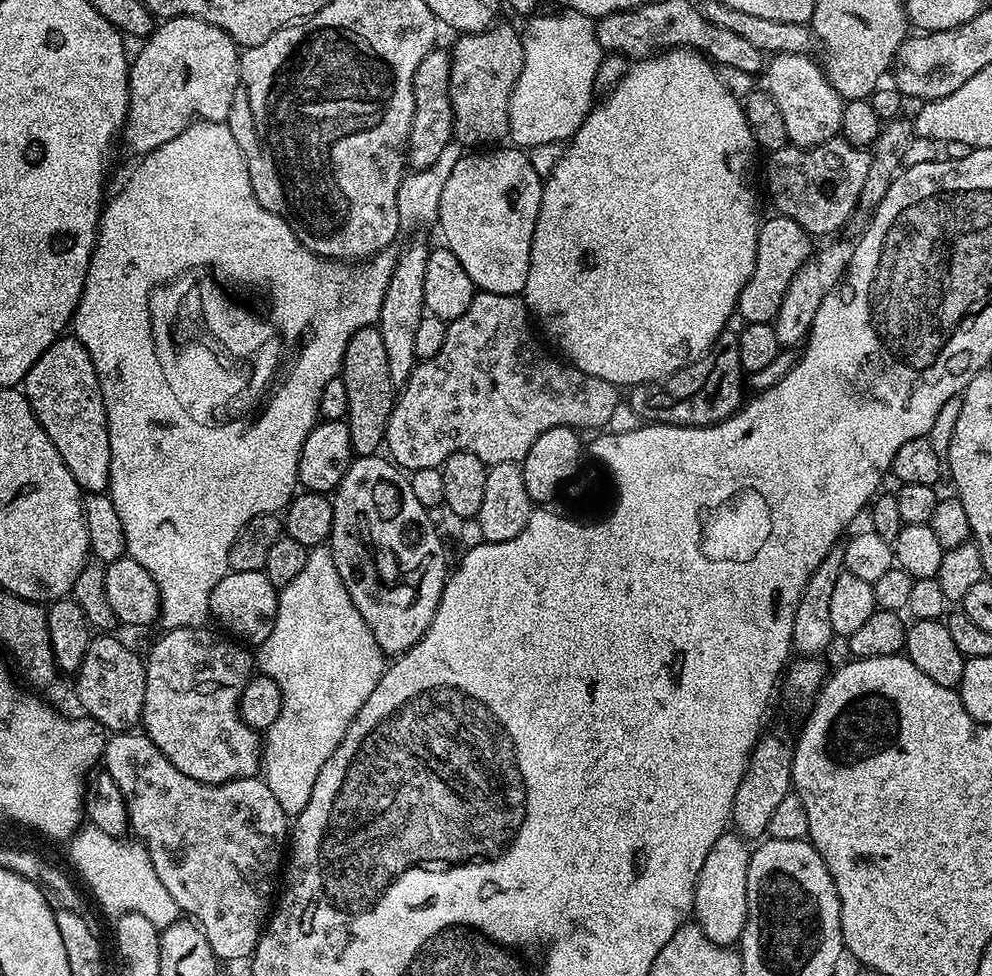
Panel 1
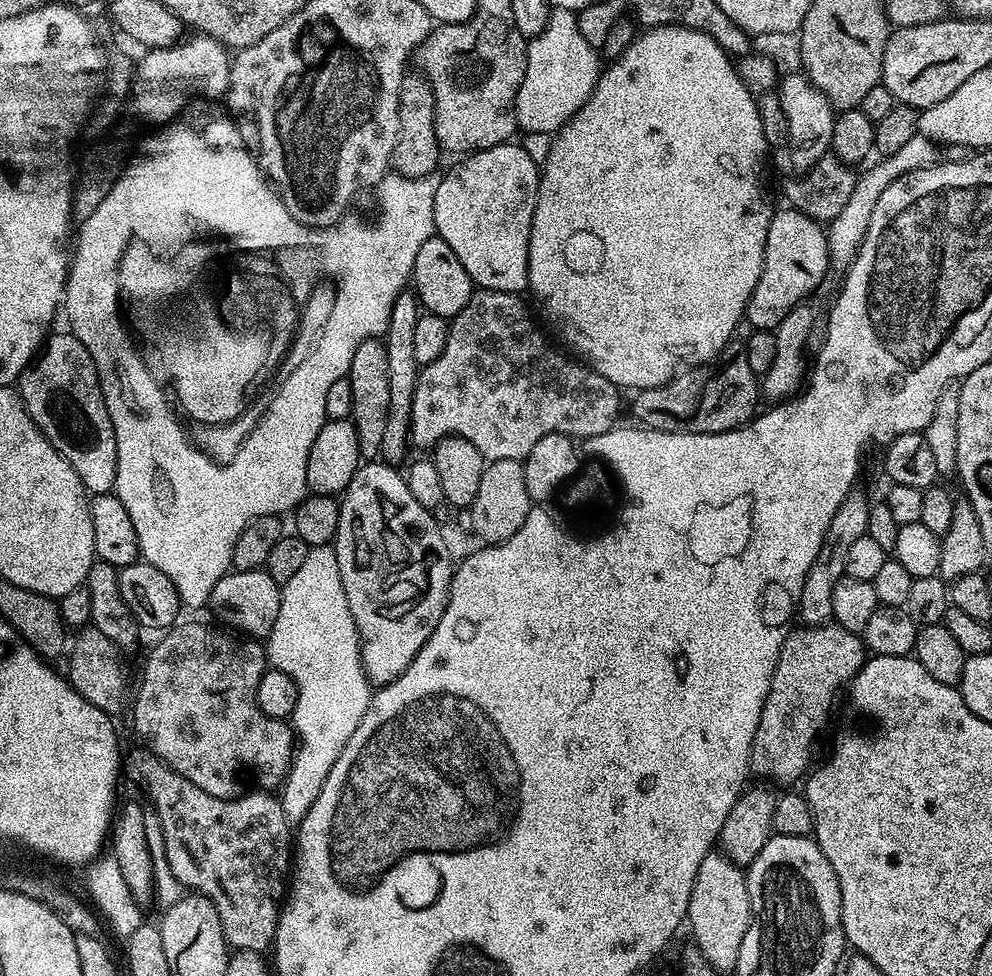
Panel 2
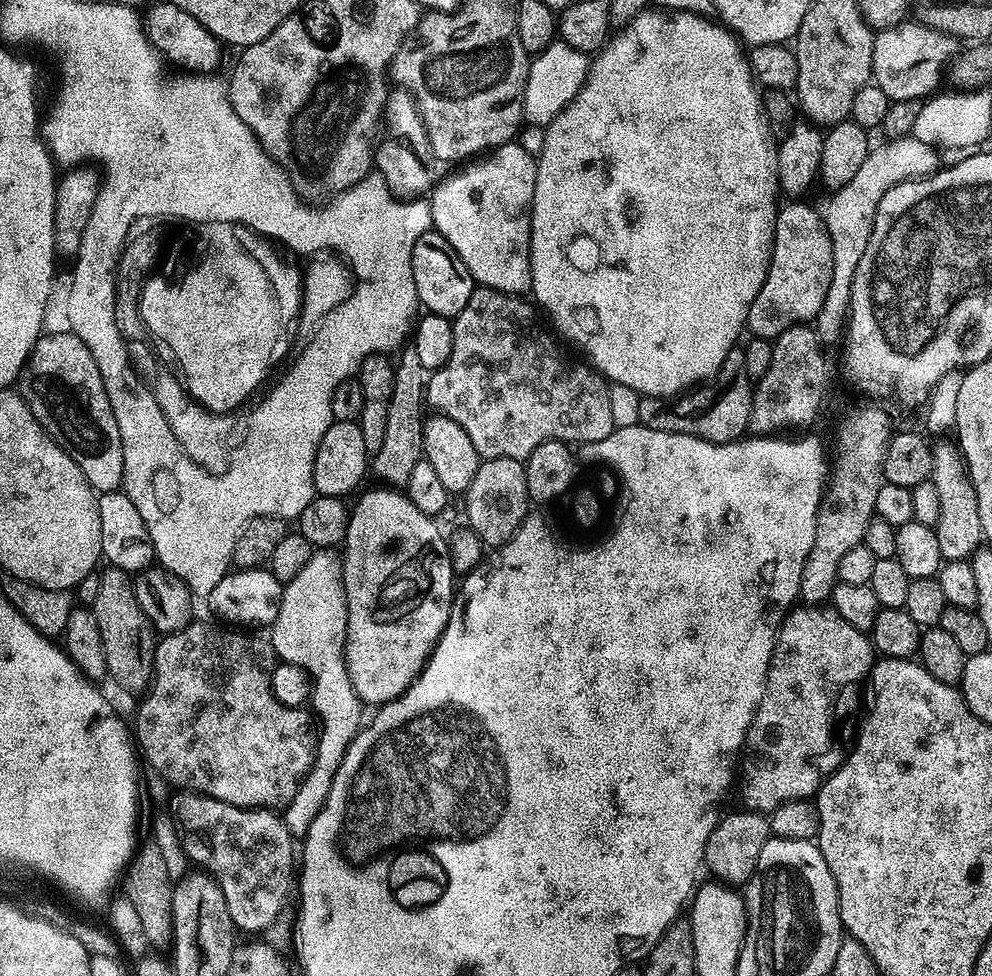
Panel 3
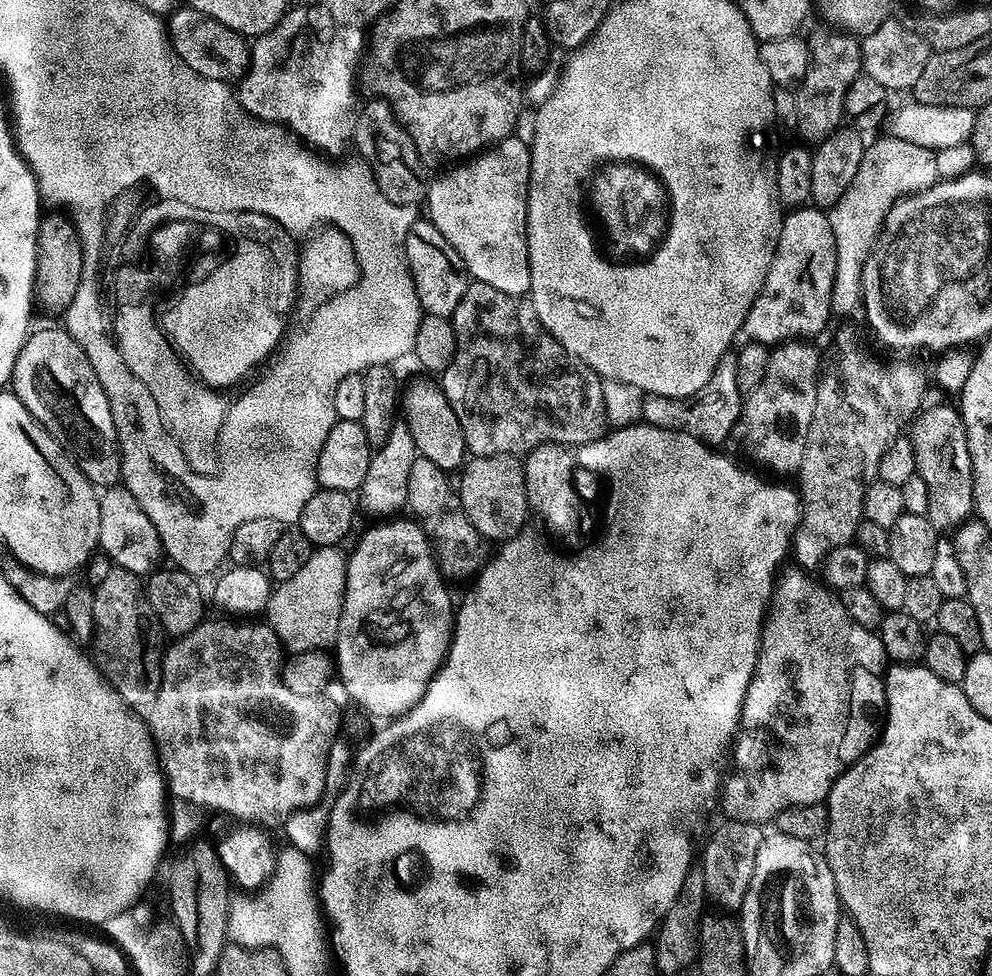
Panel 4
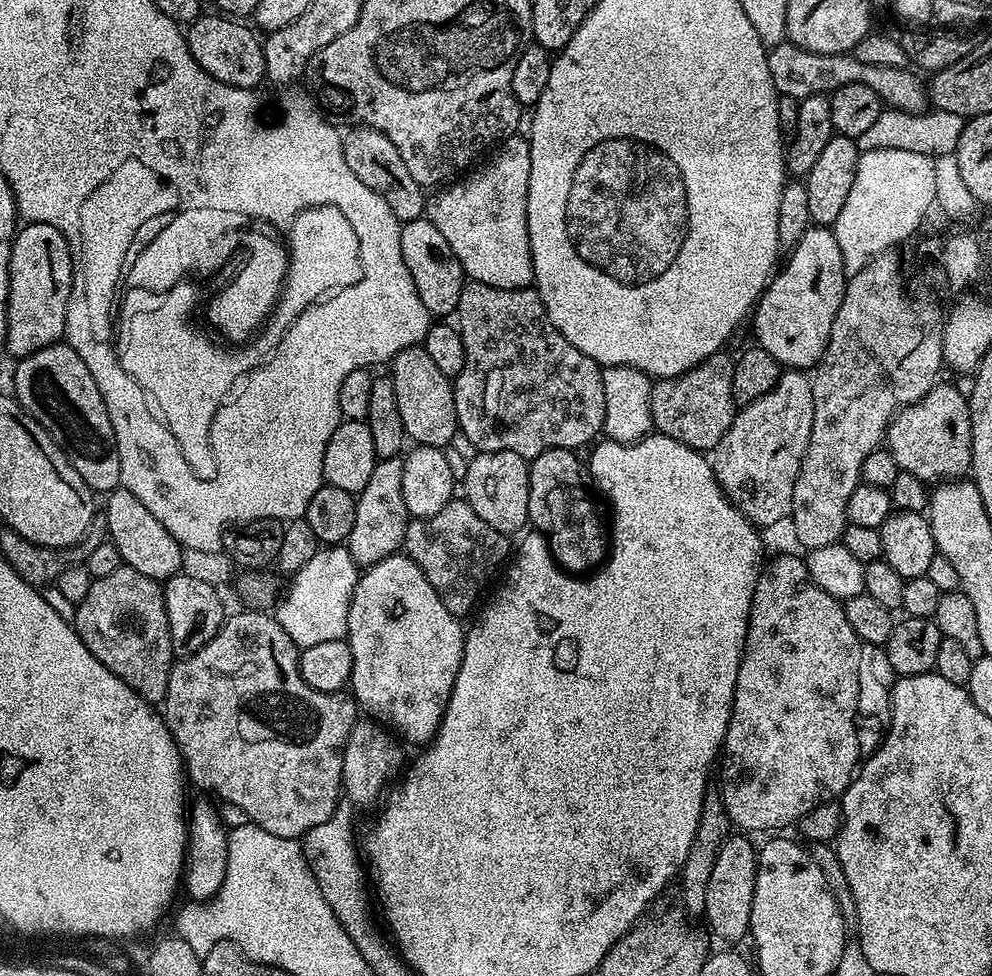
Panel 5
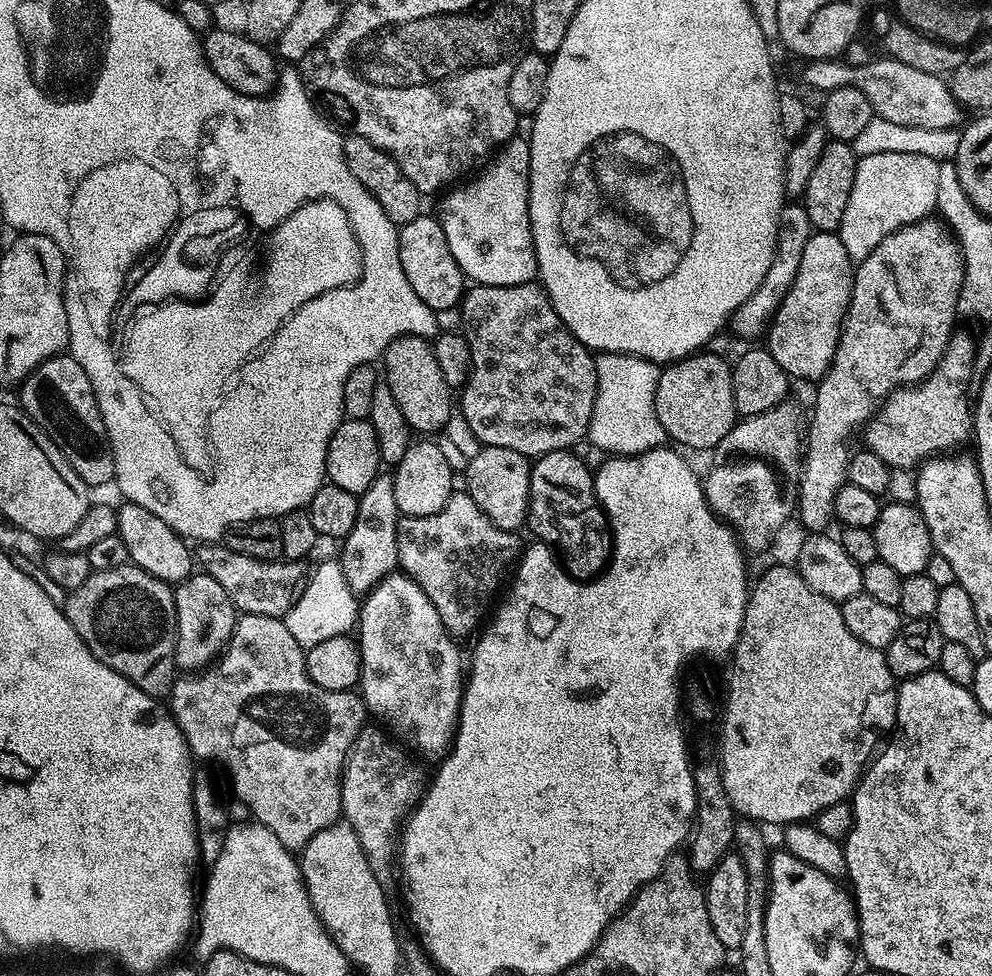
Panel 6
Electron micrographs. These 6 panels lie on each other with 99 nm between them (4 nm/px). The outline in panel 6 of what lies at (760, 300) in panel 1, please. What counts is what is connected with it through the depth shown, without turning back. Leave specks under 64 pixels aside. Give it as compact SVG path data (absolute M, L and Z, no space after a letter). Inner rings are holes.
M813 231L802 253L798 274L766 333L768 353L793 381L819 382L828 373L852 297L853 275L854 261L846 254L839 235Z

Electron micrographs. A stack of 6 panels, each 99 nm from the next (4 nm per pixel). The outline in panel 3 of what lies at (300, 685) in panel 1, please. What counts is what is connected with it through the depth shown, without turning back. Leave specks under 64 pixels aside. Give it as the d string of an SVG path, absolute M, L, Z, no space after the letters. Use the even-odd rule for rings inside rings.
M339 563L332 564L328 572L316 572L309 578L300 578L286 592L286 603L282 608L282 623L276 640L271 641L273 652L283 663L302 666L312 677L311 707L316 707L318 724L324 727L316 742L316 756L300 789L283 809L282 819L288 833L294 838L302 838L310 830L310 822L322 810L330 786L334 786L334 774L346 758L346 750L362 727L360 707L362 701L354 690L352 679L348 677L348 667L344 661L346 642L346 622L348 607L344 596L344 569Z

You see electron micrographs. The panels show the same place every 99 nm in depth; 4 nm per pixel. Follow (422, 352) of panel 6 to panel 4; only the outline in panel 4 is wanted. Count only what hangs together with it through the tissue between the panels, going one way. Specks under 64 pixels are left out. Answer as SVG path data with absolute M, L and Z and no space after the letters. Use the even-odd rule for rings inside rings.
M424 379L428 380L416 380L409 388L407 385L403 389L402 423L410 430L410 438L414 442L418 455L434 462L434 466L438 466L444 472L452 474L466 460L462 426L458 422L458 414L454 414L446 398L443 387L437 381L436 384L432 381L435 379Z

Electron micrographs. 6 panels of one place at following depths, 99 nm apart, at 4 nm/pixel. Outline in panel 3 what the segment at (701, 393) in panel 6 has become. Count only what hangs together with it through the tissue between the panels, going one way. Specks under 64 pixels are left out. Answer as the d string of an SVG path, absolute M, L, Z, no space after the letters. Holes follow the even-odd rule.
M737 346L730 350L715 384L716 388L712 388L708 392L708 405L705 406L704 412L692 412L691 406L684 400L677 399L675 401L677 404L671 408L668 405L671 403L665 402L661 397L641 396L638 402L639 423L643 424L645 428L697 436L711 444L731 444L733 440L741 439L748 432L754 391L754 382L746 374L743 347Z

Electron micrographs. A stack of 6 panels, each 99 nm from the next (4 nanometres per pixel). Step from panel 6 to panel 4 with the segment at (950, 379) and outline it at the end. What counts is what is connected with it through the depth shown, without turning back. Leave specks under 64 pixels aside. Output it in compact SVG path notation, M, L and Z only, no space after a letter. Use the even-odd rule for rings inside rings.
M936 404L933 408L927 408L910 425L912 456L916 459L916 475L922 478L922 482L926 482L926 490L930 490L929 522L937 530L951 529L971 517L974 512L972 459L959 411L948 404Z

